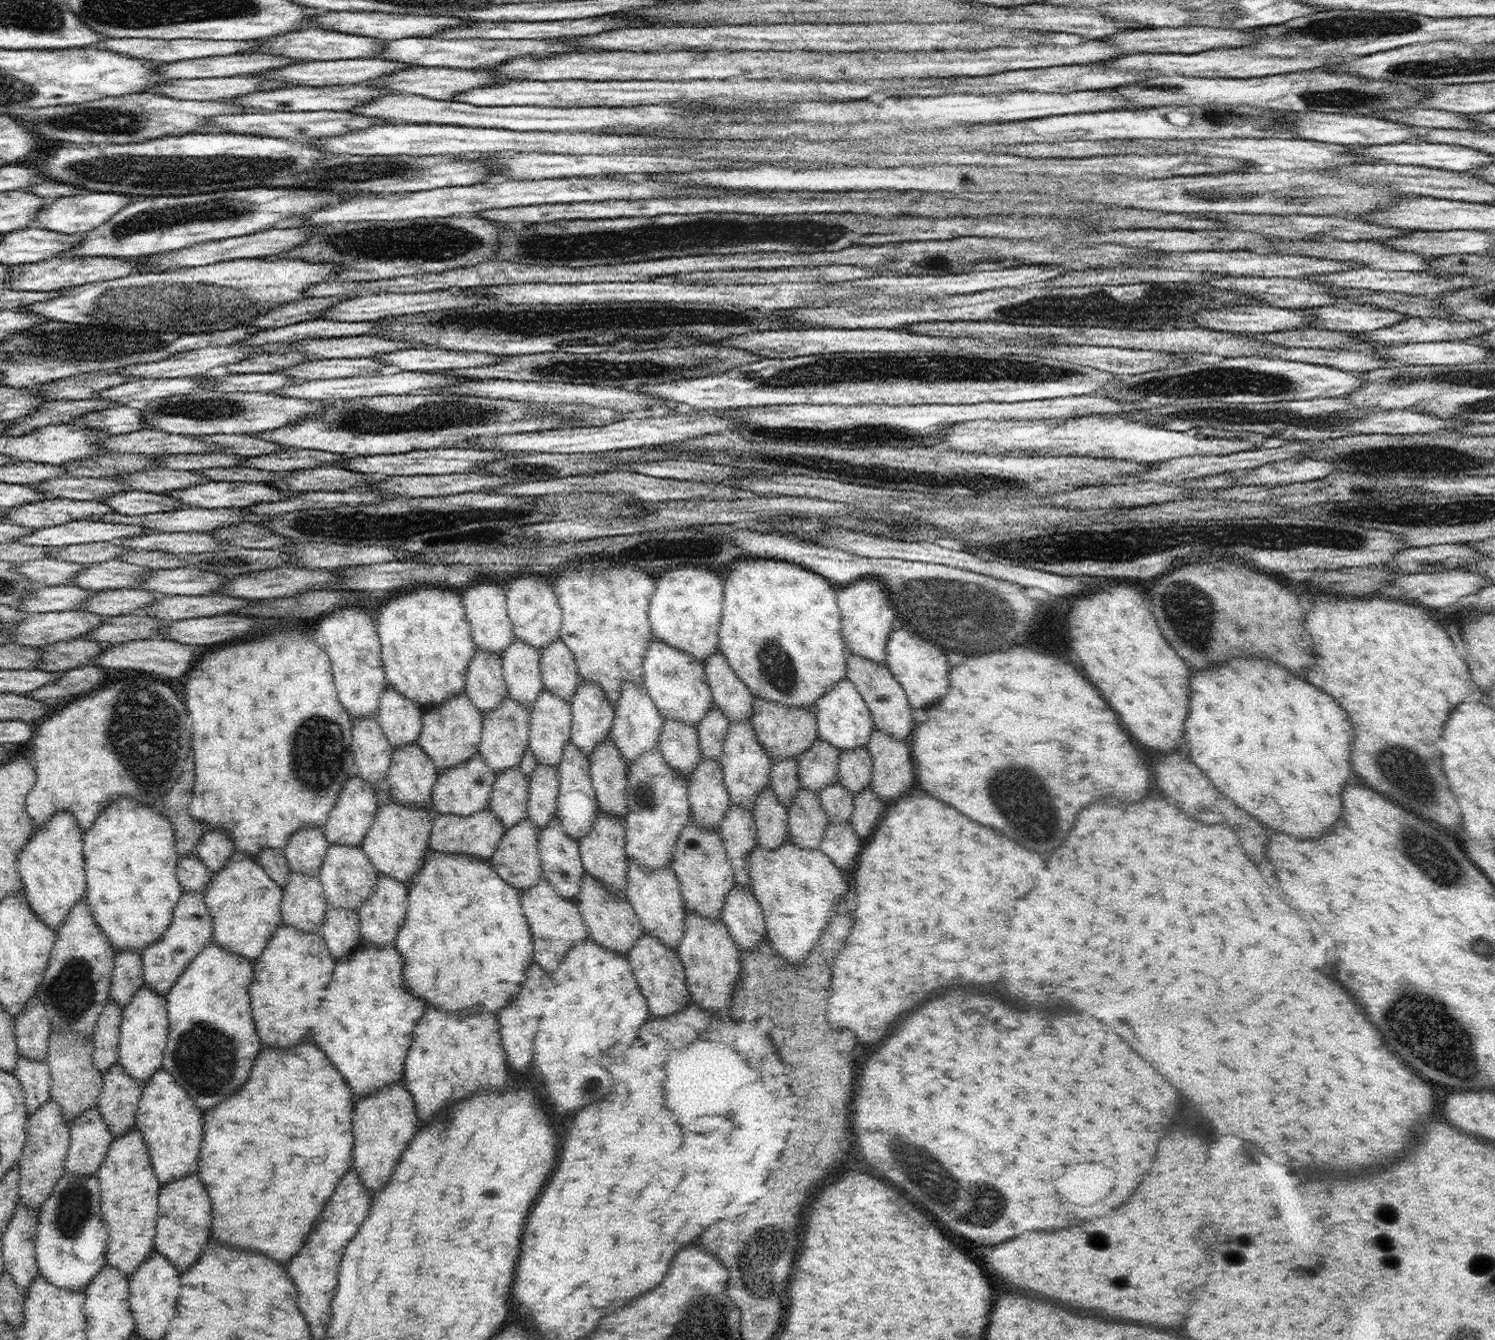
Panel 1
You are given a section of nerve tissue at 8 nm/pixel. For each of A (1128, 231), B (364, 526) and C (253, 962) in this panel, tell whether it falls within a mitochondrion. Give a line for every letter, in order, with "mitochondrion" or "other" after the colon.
A: other
B: mitochondrion
C: other

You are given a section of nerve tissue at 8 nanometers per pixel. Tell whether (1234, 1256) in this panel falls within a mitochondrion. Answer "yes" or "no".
yes

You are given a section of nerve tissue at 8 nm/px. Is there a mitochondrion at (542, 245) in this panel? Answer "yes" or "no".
yes

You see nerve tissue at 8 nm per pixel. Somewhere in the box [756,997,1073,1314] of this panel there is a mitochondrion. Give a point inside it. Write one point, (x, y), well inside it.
(985, 1204)

